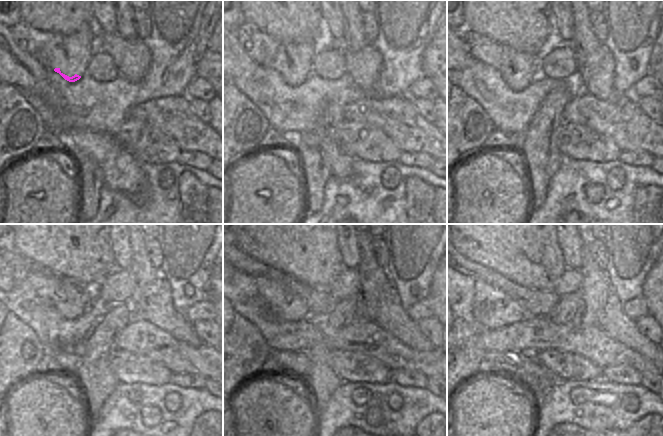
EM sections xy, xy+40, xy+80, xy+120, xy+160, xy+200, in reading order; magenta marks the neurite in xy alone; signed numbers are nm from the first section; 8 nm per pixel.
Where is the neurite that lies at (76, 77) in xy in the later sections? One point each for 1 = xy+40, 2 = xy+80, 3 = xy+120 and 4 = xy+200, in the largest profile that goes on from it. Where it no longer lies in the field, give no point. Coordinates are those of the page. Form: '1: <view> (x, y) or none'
1: xy+40 (290, 80)
2: xy+80 (515, 83)
3: xy+120 (69, 309)
4: xy+200 (492, 308)

